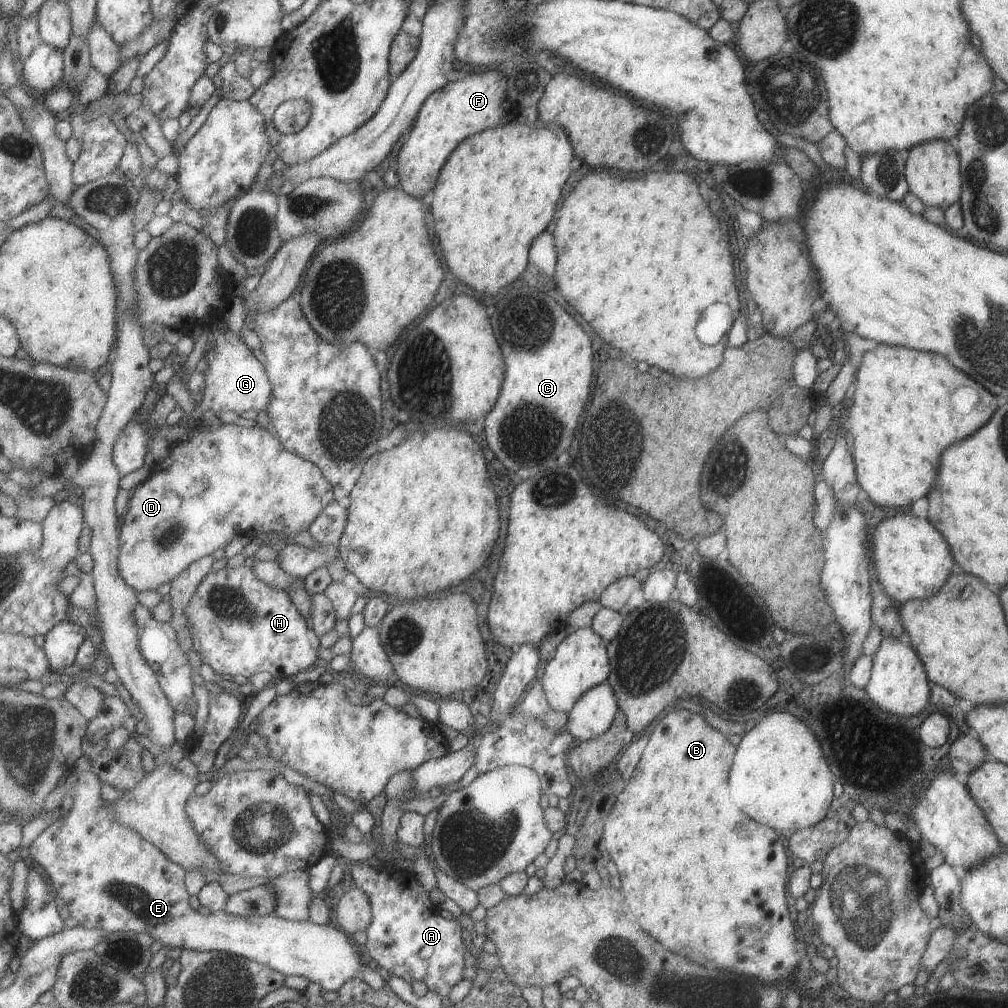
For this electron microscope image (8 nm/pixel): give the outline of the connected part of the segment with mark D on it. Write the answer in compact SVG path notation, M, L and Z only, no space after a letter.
M198 417L196 418L195 430L190 432L188 440L171 444L169 454L160 463L152 467L151 475L129 498L124 523L121 527L119 570L121 570L121 576L125 578L125 582L129 586L133 586L137 592L156 590L159 585L167 582L170 582L172 585L173 580L177 580L177 576L181 576L197 560L211 556L216 550L224 549L235 536L243 536L243 534L251 531L255 531L257 534L269 531L286 534L296 534L301 531L307 532L316 523L317 518L321 516L321 512L335 500L333 499L333 496L335 496L335 492L333 492L334 485L325 478L321 468L317 464L297 456L297 453L289 452L271 426L265 428L259 426L241 427L233 423L222 422L220 425L211 426L207 422L201 422Z

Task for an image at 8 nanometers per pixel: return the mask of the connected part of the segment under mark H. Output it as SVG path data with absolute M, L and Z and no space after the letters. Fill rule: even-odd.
M243 564L211 572L201 582L201 586L197 588L197 596L193 596L193 604L189 604L189 628L192 629L194 650L202 657L203 662L223 677L232 678L241 674L248 679L259 672L268 672L273 682L279 682L313 668L317 660L321 660L317 656L321 649L320 636L314 628L309 628L296 601L285 590L262 581L253 567Z

